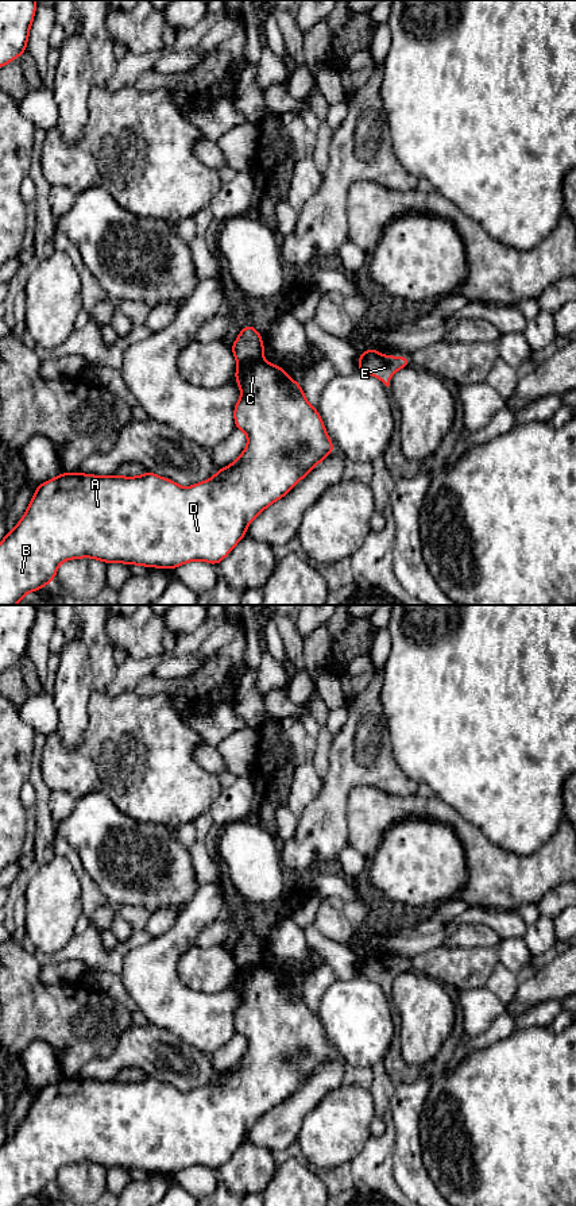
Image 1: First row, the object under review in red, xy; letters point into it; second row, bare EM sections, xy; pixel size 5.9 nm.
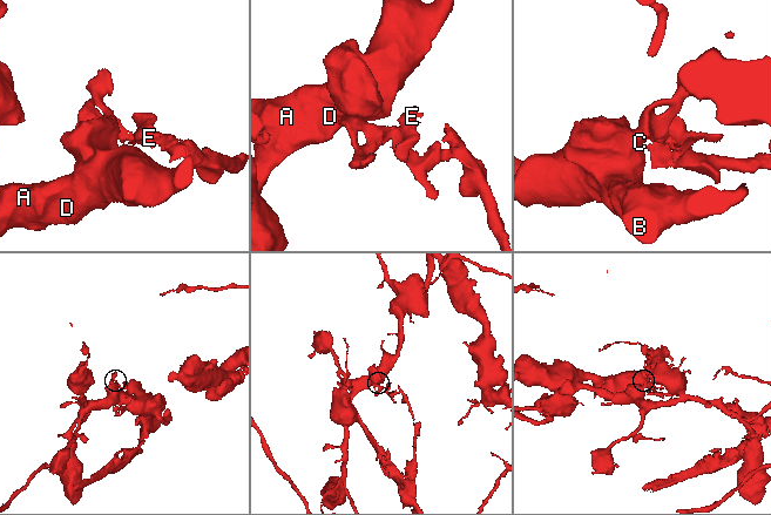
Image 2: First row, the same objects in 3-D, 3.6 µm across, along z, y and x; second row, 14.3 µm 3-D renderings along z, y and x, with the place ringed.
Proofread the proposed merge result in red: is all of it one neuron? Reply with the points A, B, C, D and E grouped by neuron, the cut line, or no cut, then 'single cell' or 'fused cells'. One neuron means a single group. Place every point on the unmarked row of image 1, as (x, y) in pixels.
groups A B C D / E; cut xy (262, 963), (238, 970); fused cells

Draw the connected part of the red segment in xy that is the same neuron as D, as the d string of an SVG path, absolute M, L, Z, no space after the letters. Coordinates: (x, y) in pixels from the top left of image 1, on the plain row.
M259 964L240 968L233 980L241 995L233 1013L235 1032L247 1043L247 1052L229 1071L212 1083L182 1093L169 1083L146 1076L139 1082L63 1076L35 1093L35 1099L16 1132L0 1148L0 1206L22 1206L30 1198L54 1186L58 1171L70 1164L94 1163L101 1167L121 1167L174 1175L193 1165L217 1171L246 1141L250 1128L268 1110L286 1101L306 1079L335 1055L322 1024L302 997L298 987L274 968Z

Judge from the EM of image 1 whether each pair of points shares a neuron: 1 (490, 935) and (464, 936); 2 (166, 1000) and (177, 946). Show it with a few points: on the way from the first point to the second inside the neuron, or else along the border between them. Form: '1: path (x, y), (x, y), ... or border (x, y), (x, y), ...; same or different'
1: path (483, 935), (471, 936); same
2: path (166, 986), (166, 959); same

